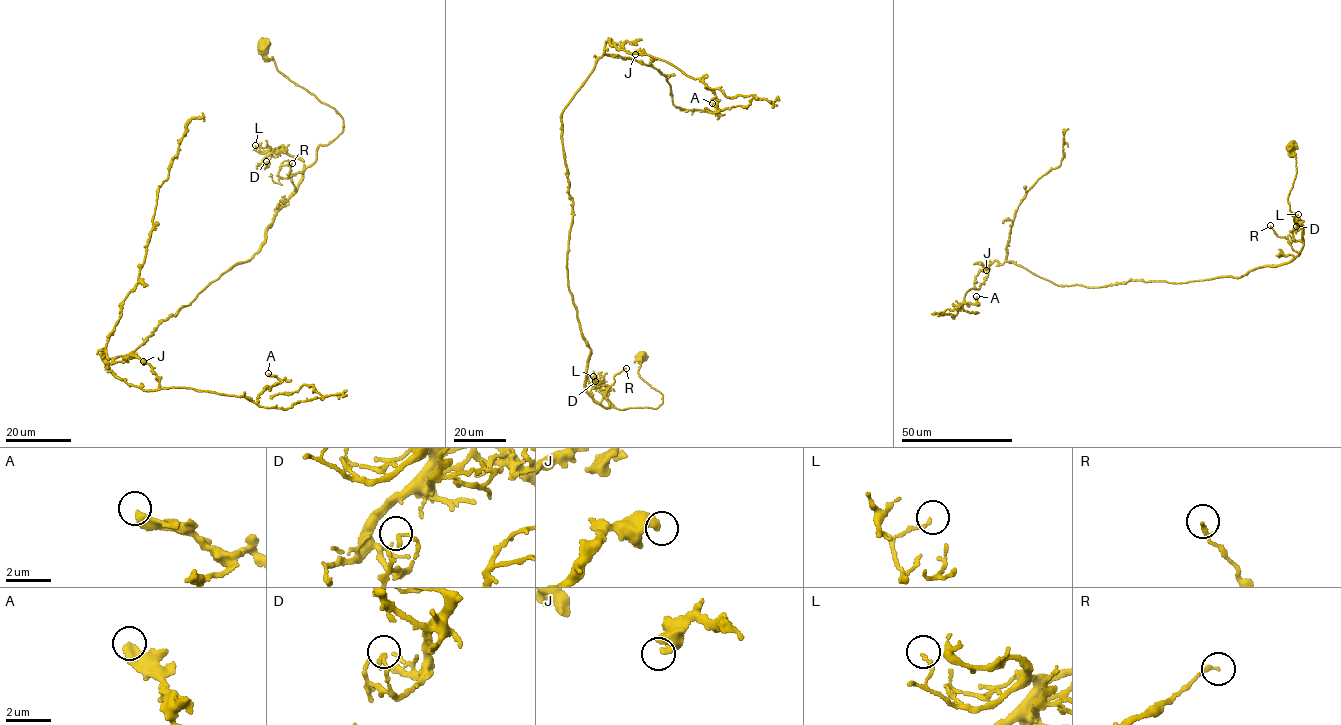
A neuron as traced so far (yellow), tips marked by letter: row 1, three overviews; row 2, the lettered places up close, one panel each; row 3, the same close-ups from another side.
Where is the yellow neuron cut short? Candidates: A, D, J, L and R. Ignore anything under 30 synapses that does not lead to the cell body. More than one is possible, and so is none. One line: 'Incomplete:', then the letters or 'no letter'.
Incomplete: no letter

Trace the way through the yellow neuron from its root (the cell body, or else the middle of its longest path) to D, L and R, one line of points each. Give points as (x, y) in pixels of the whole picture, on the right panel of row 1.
D: (1291, 146), (1289, 153), (1295, 156), (1297, 171), (1287, 198), (1302, 238), (1301, 222), (1297, 231), (1296, 226)
L: (1291, 146), (1289, 153), (1295, 156), (1297, 171), (1287, 198), (1302, 238), (1304, 221), (1294, 216), (1298, 214)
R: (1291, 146), (1297, 171), (1287, 198), (1301, 226), (1302, 249), (1294, 251), (1270, 225)

